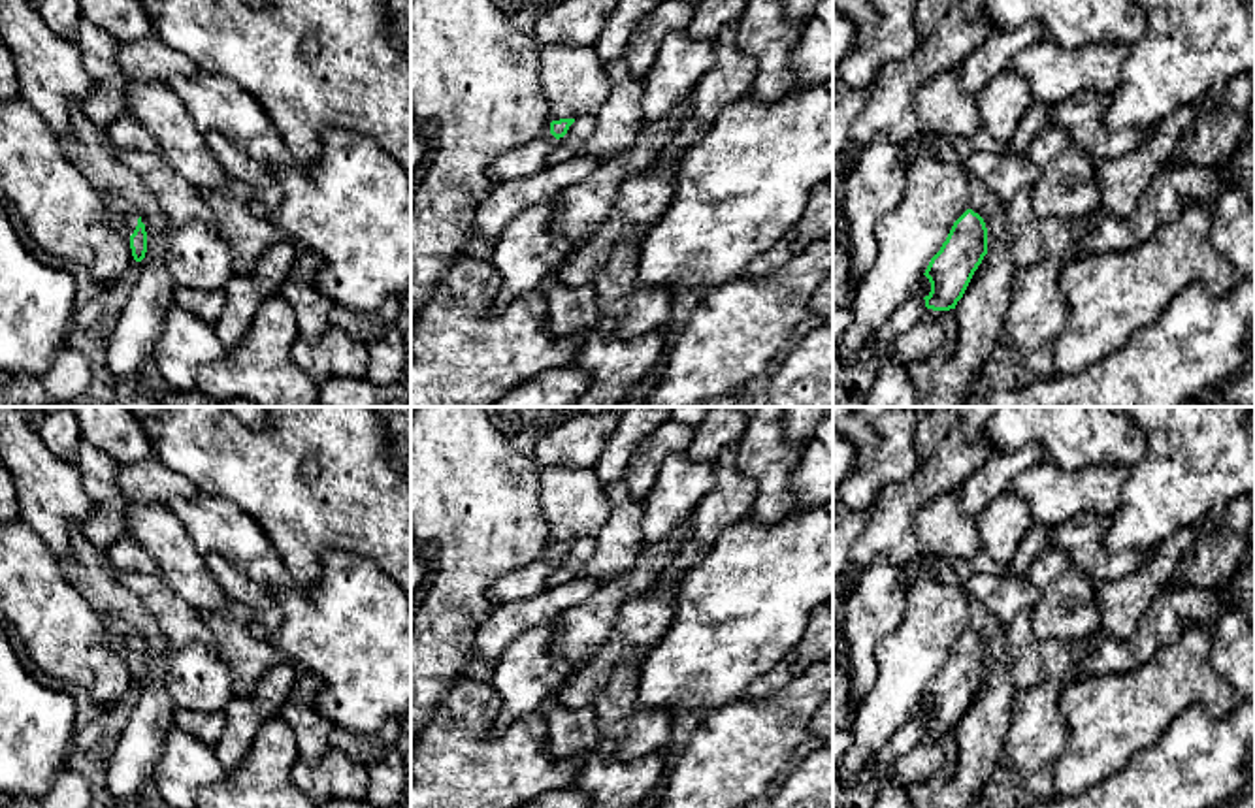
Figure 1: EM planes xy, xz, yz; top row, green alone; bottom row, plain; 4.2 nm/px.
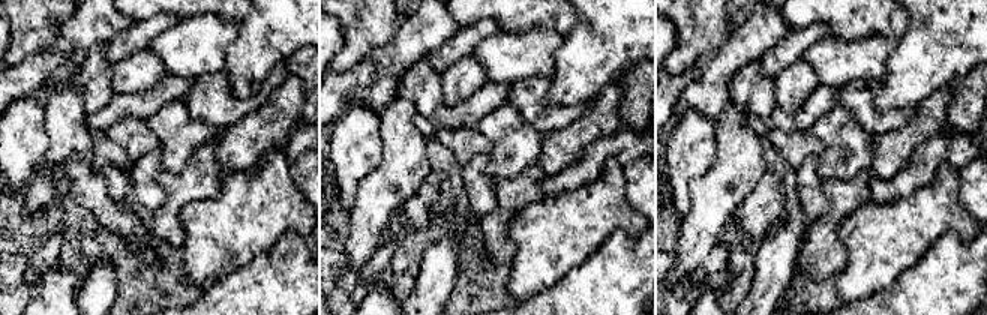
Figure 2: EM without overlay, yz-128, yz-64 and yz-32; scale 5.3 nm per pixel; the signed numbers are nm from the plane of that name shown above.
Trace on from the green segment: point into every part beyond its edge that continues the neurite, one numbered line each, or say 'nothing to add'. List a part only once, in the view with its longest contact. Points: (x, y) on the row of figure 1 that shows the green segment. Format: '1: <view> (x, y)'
1: xy (125, 217)

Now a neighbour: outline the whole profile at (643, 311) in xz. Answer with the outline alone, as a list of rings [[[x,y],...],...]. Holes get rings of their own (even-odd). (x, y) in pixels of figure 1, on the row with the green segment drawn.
[[[639,232],[624,235],[594,283],[597,307],[620,339],[650,339],[671,316],[673,290],[635,284],[643,235]]]

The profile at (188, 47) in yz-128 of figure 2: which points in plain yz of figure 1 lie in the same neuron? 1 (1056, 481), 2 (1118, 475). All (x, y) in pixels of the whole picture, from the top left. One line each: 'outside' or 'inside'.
1: inside
2: inside

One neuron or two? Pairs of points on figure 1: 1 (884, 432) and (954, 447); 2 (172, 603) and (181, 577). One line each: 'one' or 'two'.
1: two
2: two

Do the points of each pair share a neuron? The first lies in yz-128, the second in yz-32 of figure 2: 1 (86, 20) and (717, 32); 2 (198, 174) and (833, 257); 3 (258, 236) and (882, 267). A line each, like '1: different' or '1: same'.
1: different
2: same
3: same

